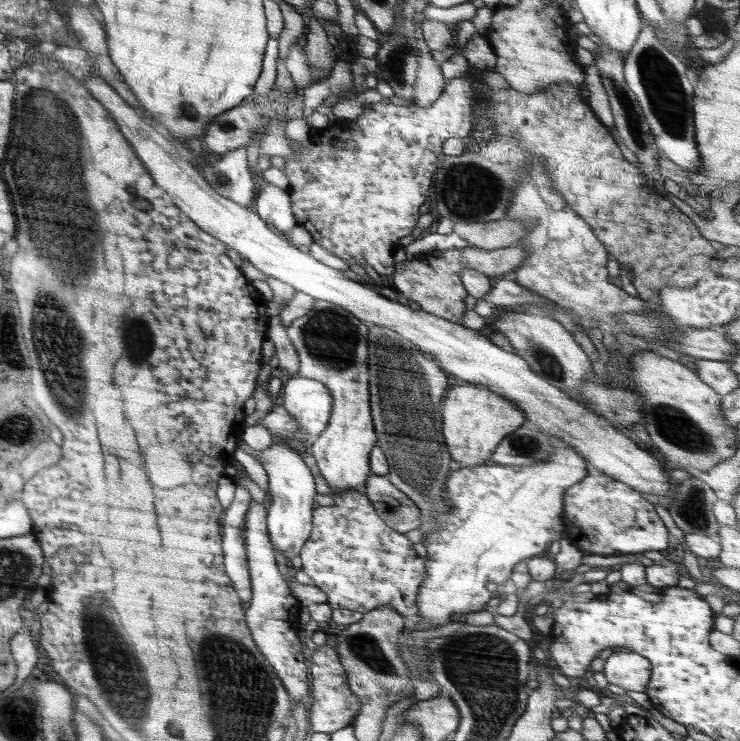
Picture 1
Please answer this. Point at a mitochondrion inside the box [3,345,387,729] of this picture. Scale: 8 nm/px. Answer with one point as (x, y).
(115, 665)

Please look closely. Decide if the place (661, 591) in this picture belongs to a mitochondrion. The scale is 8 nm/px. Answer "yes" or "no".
no

